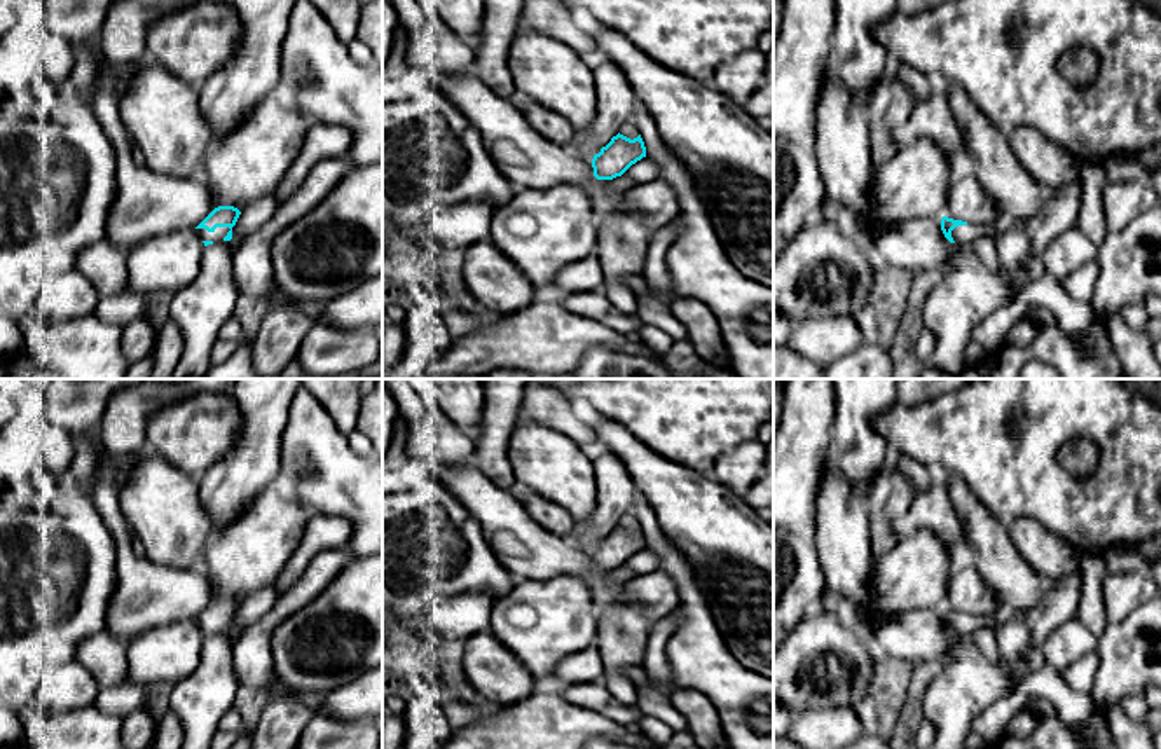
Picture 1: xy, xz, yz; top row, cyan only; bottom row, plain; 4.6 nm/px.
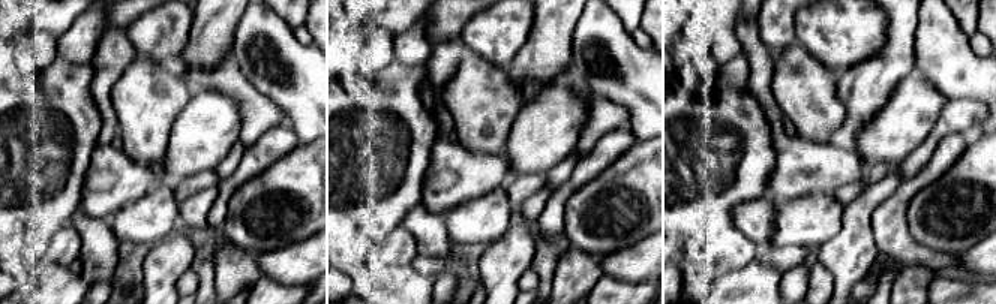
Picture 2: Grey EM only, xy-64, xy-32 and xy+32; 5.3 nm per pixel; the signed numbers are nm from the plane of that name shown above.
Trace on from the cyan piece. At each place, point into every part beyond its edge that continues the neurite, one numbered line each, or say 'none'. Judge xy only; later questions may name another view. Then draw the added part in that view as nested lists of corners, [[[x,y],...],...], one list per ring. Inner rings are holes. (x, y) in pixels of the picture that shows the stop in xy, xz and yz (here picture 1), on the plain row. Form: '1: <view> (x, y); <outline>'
1: xy (220, 624); [[[216,618],[213,623],[208,623],[206,620],[197,620],[197,627],[203,632],[216,634],[216,632],[222,632],[227,627],[229,622],[230,622],[229,618]]]

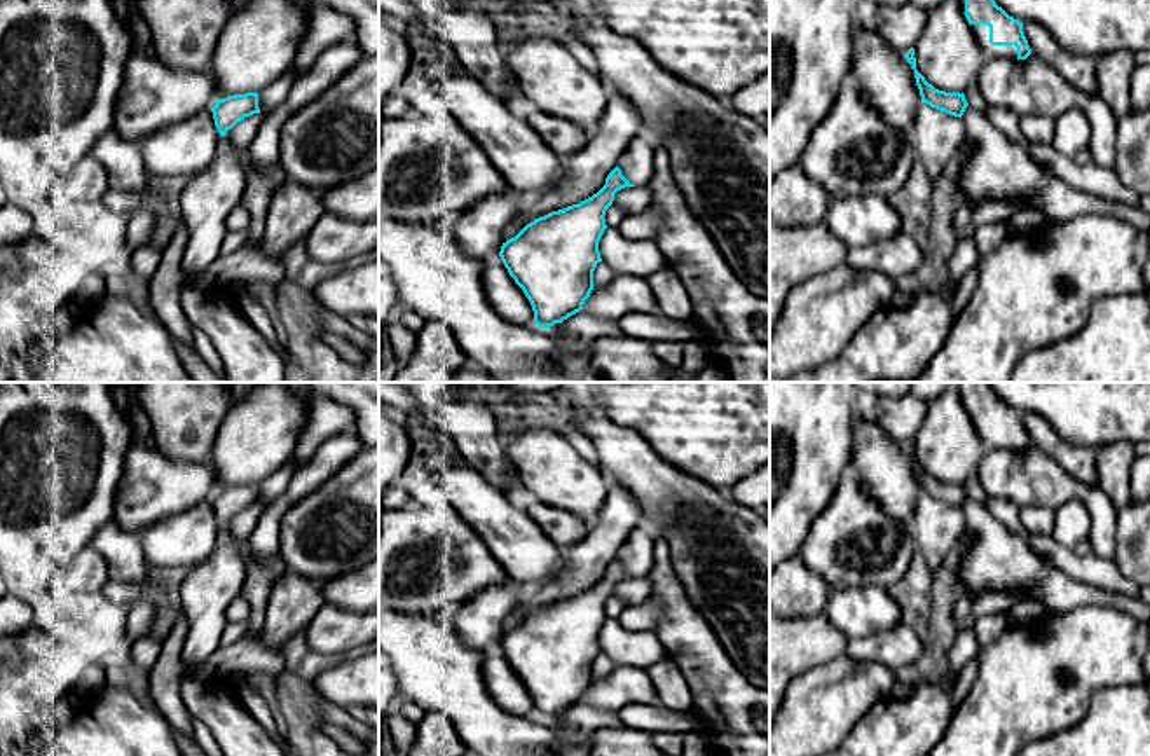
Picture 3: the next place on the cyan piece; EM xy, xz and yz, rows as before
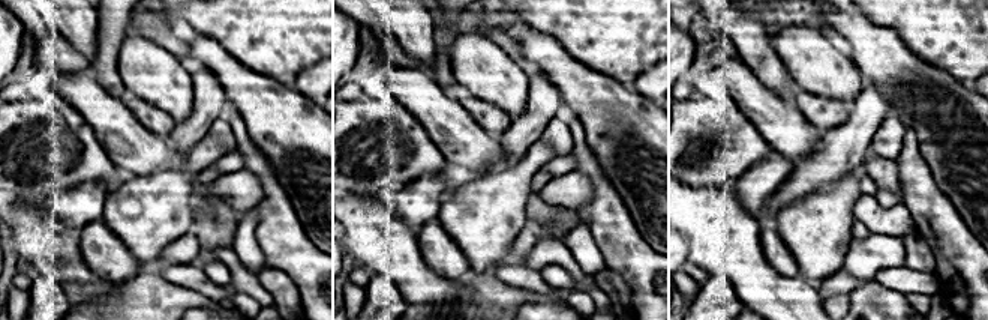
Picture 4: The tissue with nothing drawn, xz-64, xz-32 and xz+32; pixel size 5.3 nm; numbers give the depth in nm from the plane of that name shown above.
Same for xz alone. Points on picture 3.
none

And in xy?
none

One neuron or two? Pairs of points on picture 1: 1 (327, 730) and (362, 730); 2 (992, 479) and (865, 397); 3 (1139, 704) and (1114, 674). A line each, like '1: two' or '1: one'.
1: one
2: two
3: two

